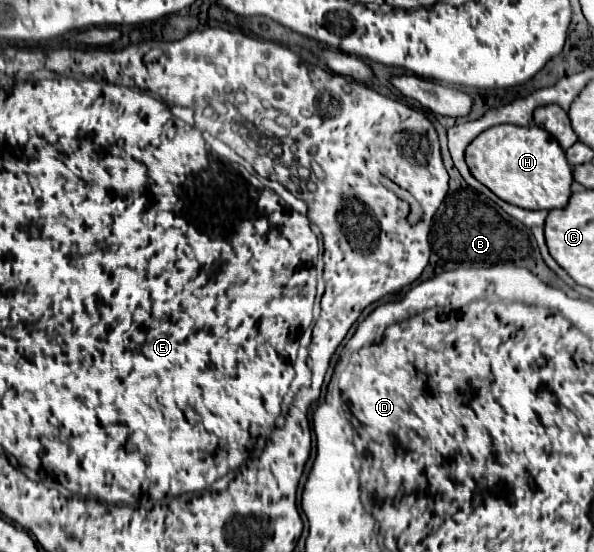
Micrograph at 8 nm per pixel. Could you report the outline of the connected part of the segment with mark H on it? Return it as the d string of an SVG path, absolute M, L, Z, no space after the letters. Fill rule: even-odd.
M498 125L486 129L482 135L478 135L466 149L466 163L470 167L470 173L486 185L492 193L496 193L506 203L512 203L516 207L524 209L562 209L568 205L570 199L570 185L572 185L572 167L566 161L564 149L546 133L542 127L528 125L528 127L516 127L516 125Z

